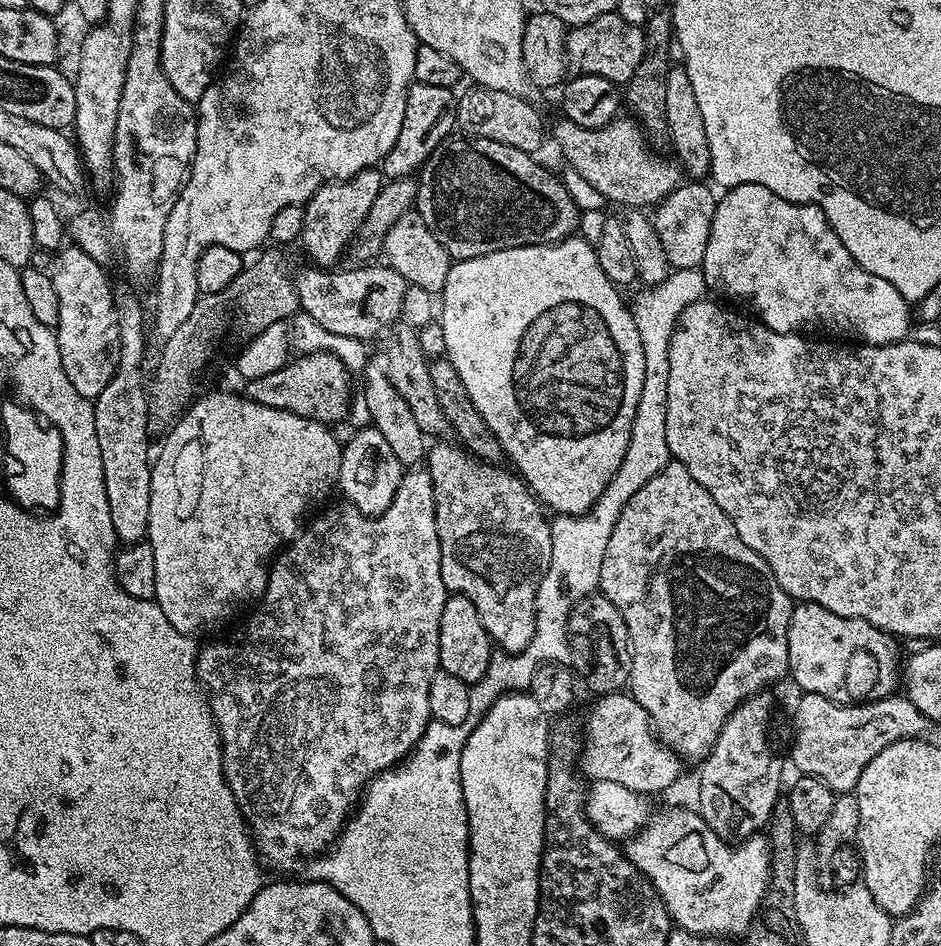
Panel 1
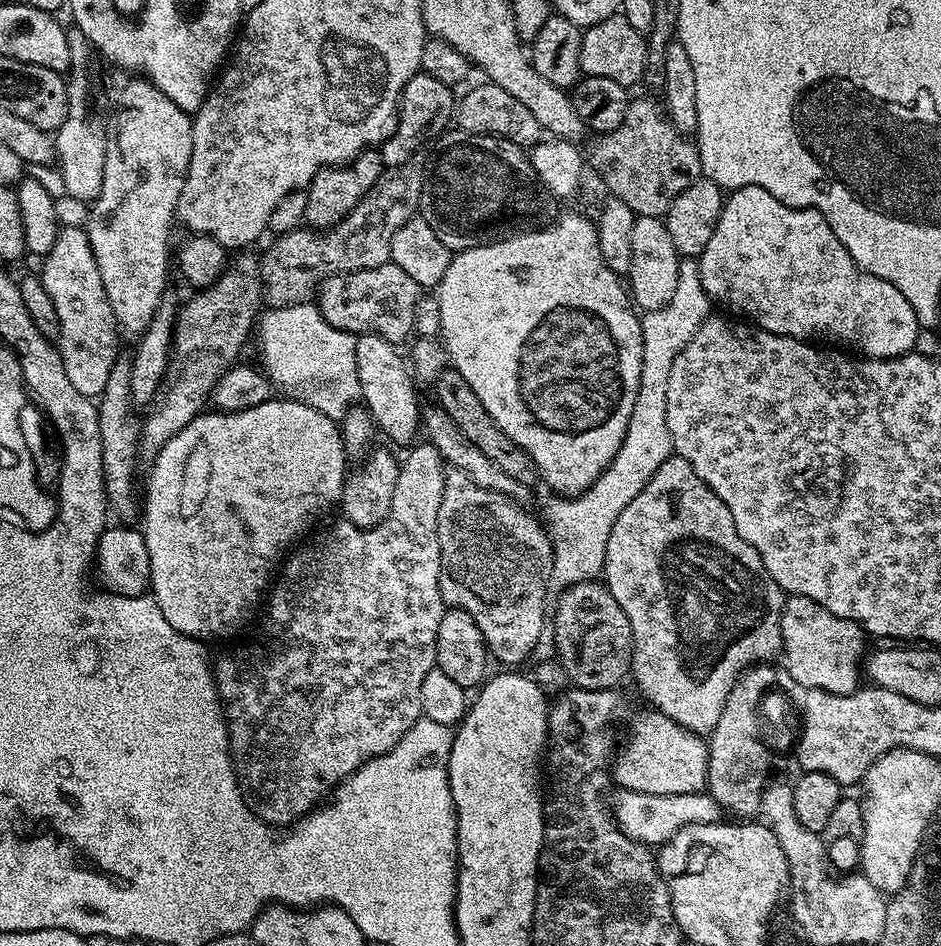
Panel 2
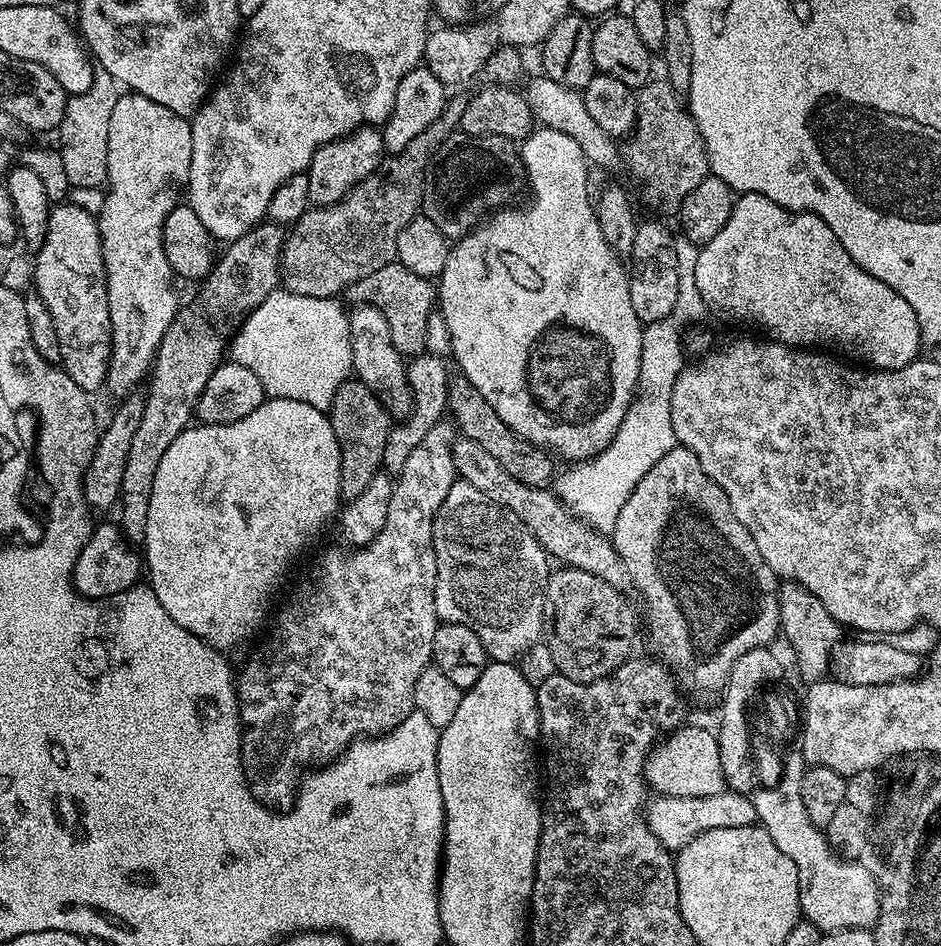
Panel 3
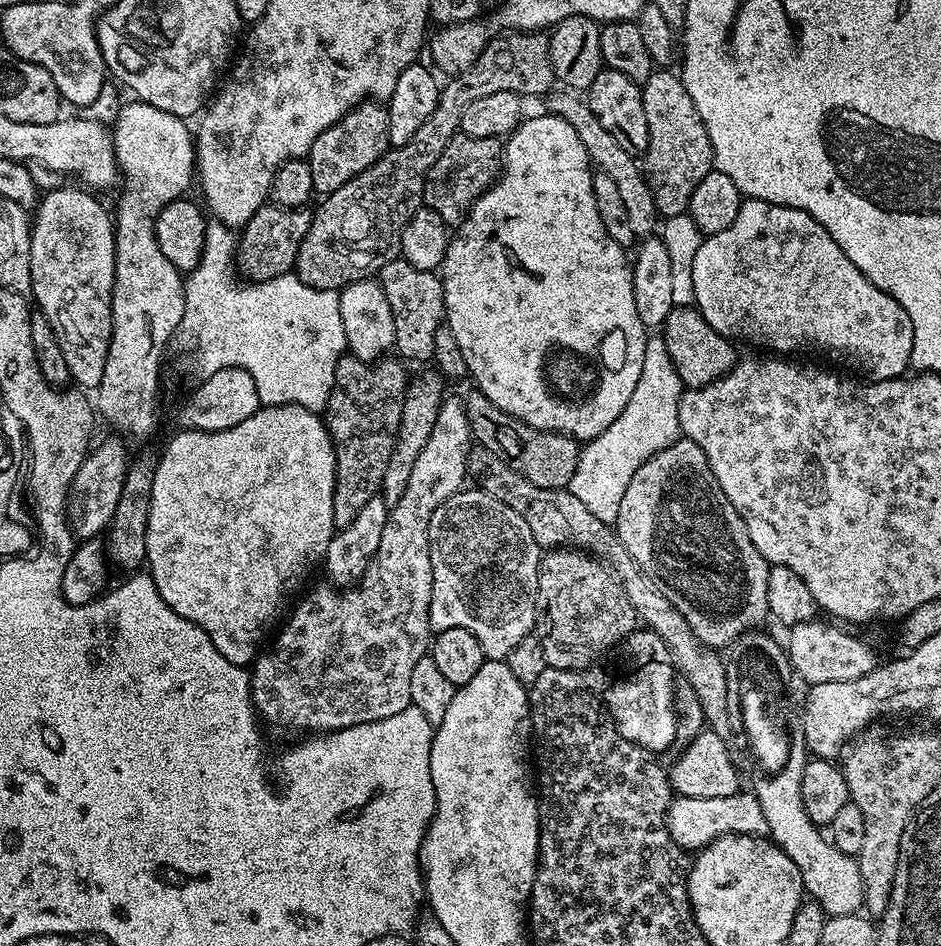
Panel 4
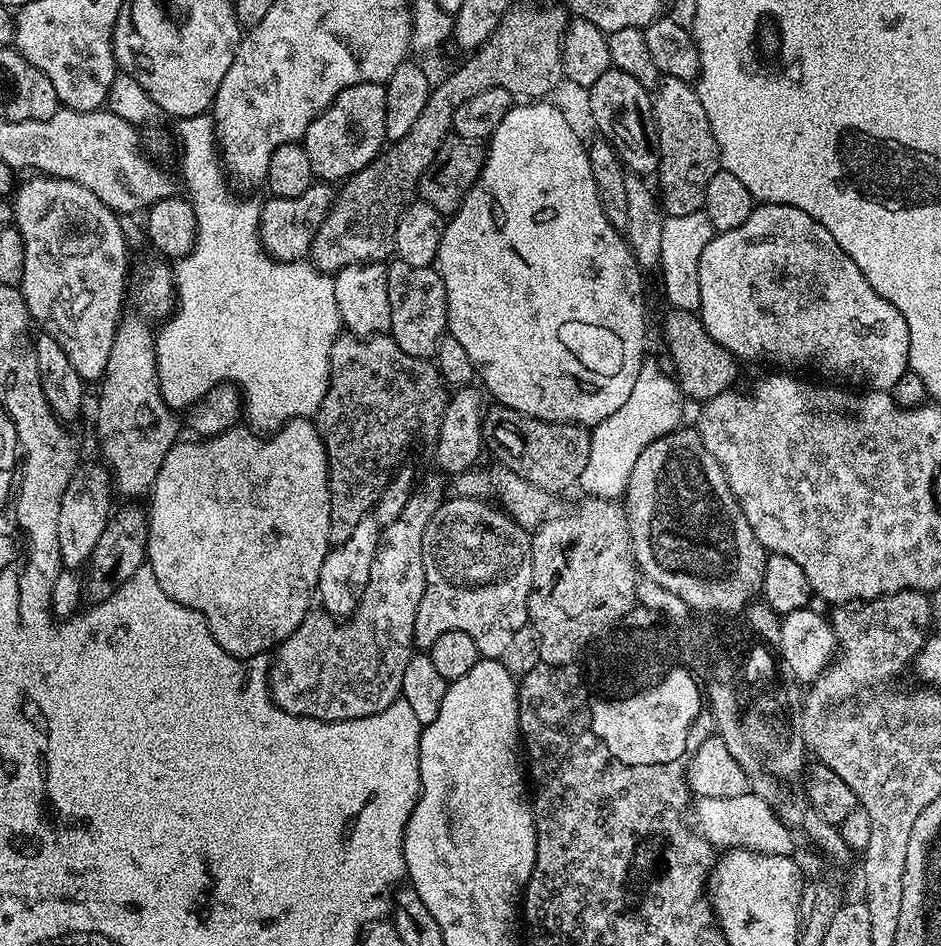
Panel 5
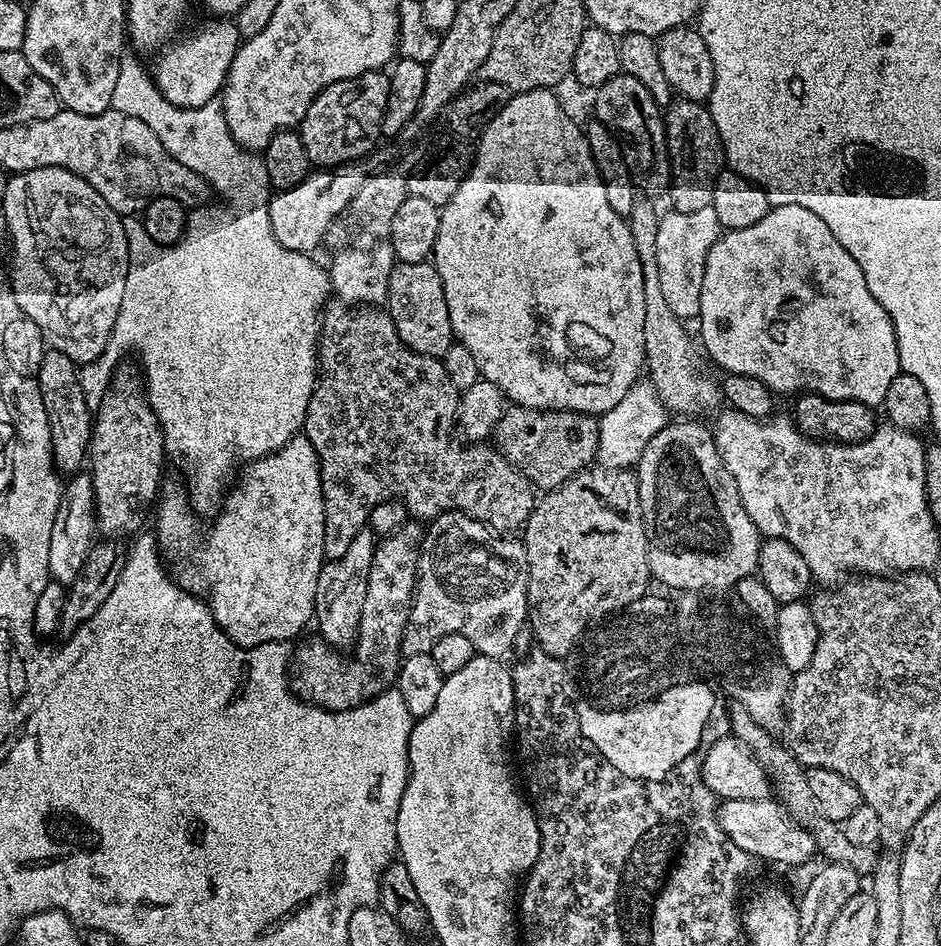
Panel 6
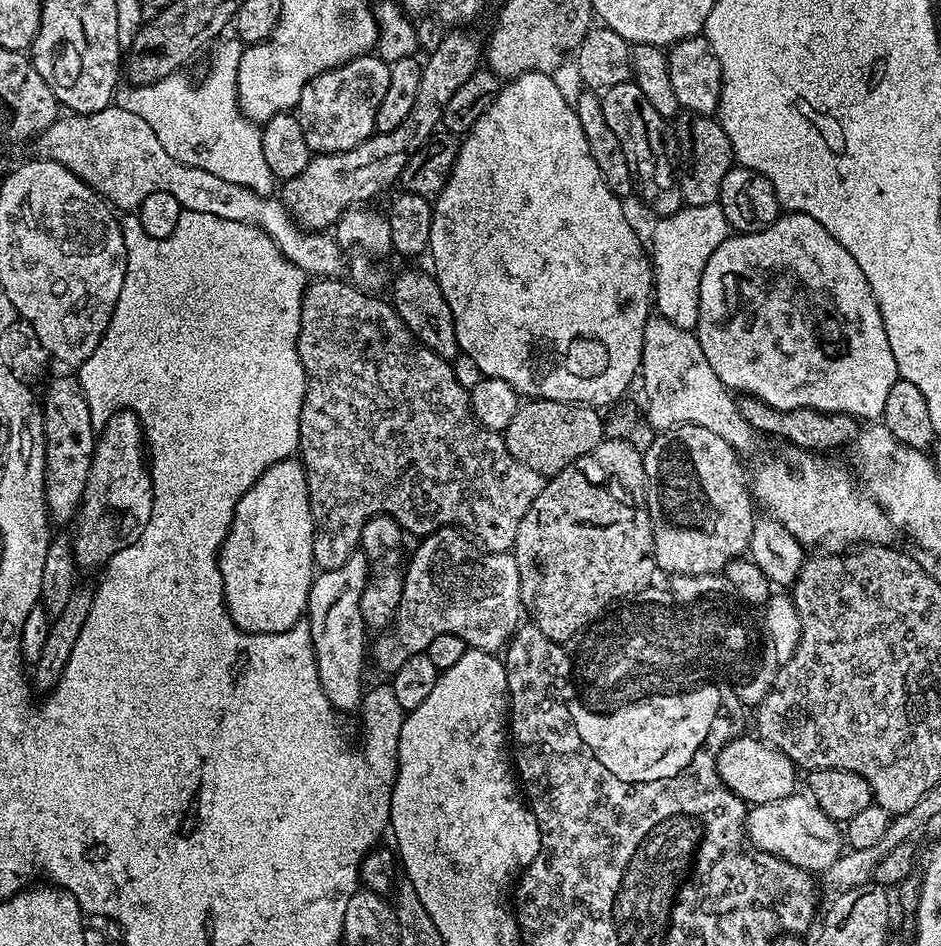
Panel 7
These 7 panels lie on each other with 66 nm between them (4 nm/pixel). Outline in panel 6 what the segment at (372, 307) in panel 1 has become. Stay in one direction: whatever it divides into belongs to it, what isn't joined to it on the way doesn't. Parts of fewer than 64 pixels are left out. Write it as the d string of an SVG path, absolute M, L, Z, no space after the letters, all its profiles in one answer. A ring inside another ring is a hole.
M428 260L402 264L397 262L390 270L390 286L386 310L392 315L398 338L410 350L443 358L453 346L454 337L450 326L450 310L446 310L446 294L442 290L442 278L435 264Z

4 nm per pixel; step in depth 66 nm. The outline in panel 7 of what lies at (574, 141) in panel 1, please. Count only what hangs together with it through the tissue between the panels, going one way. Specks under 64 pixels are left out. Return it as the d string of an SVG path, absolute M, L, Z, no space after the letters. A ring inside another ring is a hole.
M681 111L675 117L676 136L680 139L680 156L678 152L678 183L680 198L688 206L706 206L715 204L720 199L722 178L734 166L734 157L730 138L722 130L719 119L711 115Z

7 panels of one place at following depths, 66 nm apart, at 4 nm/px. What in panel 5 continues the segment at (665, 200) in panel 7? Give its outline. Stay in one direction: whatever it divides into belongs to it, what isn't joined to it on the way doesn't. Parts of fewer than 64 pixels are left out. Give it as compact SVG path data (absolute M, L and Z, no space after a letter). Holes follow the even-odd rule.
M608 68L598 82L594 82L589 88L590 96L590 114L594 116L596 123L596 132L605 140L612 143L612 148L620 156L625 169L629 173L639 174L641 177L648 178L648 175L655 173L660 167L660 134L656 131L654 114L652 113L652 96L649 89L638 82L630 74L626 74L617 68Z

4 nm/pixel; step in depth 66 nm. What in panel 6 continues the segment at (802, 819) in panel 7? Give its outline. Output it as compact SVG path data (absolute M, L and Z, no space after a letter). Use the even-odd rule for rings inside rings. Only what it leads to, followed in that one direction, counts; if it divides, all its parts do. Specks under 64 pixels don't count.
M775 798L767 800L725 800L719 805L720 825L725 834L746 854L772 864L804 864L817 855L815 840L808 829L789 816Z

